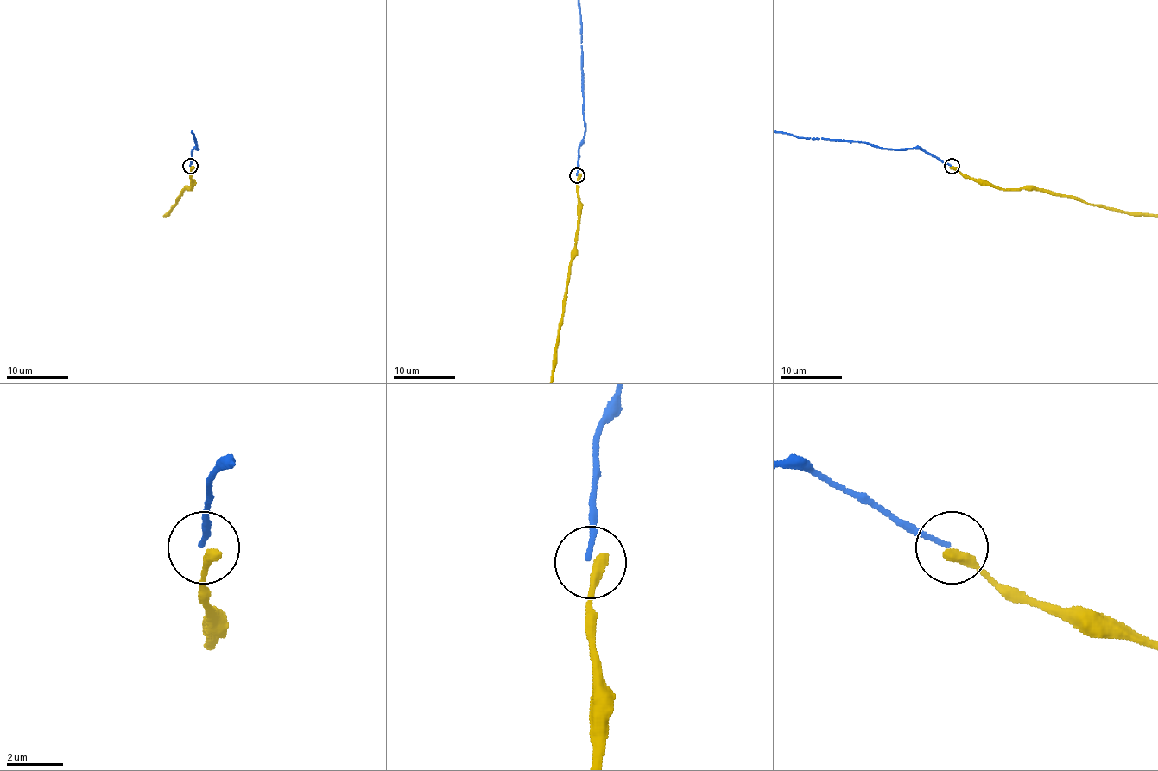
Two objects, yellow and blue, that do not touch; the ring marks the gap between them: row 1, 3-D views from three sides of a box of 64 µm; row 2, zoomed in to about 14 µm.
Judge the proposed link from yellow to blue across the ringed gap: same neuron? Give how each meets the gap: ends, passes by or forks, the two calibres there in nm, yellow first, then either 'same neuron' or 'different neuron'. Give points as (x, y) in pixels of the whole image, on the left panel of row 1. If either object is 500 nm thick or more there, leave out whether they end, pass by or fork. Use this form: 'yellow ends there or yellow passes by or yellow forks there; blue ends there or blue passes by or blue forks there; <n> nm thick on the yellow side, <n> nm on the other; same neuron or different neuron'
yellow ends there; blue ends there; 420 nm thick on the yellow side, 150 nm on the other; different neuron

